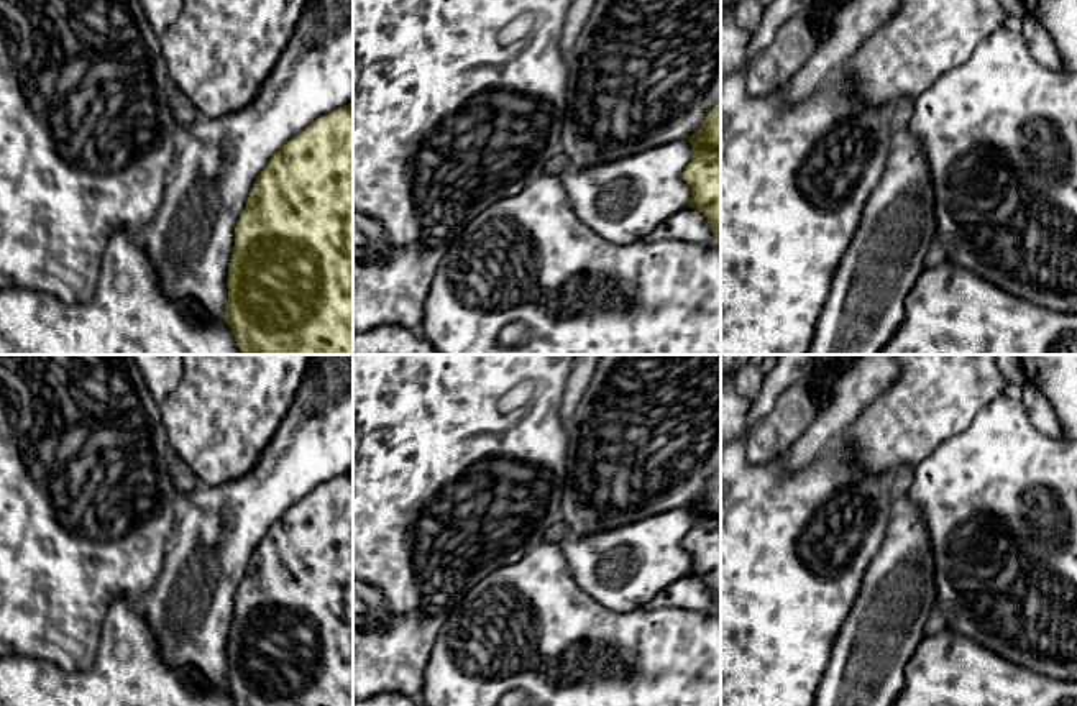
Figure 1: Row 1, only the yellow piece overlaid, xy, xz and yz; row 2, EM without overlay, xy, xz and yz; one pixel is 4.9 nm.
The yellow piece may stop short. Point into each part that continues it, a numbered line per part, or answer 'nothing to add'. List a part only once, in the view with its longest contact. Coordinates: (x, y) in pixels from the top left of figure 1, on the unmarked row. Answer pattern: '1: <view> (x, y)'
1: yz (903, 478)

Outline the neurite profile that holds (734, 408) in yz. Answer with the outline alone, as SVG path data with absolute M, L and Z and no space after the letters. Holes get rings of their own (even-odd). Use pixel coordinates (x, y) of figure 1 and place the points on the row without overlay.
M731 378L721 383L721 447L745 433L752 402L736 391Z

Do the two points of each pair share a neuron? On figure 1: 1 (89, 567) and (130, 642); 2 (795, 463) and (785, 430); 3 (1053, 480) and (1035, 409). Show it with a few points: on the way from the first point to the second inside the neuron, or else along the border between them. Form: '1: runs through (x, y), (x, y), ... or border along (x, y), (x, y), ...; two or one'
1: border along (140, 605), (119, 596), (109, 608), (99, 642); two
2: border along (813, 417), (813, 422), (785, 455); two
3: border along (1020, 401), (1028, 419), (1040, 430), (1059, 439); two

